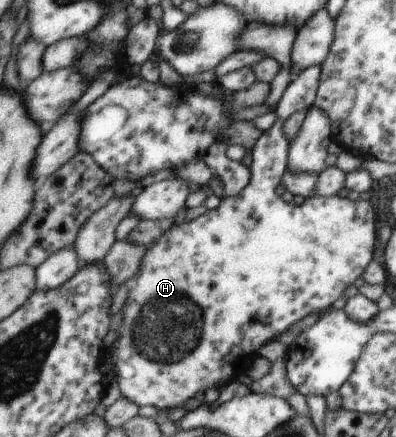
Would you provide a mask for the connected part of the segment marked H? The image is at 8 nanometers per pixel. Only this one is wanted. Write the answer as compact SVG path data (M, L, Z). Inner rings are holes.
M314 64L306 70L302 70L298 76L295 76L279 100L277 110L278 120L267 131L263 131L253 146L252 164L250 166L251 178L248 185L235 196L226 197L217 209L212 209L208 214L203 214L193 220L188 220L182 224L176 224L170 232L166 232L156 244L148 249L148 254L142 260L142 268L135 275L136 284L131 286L129 292L128 305L124 307L124 325L119 329L120 337L114 342L111 349L111 360L115 367L115 374L119 379L121 392L126 398L132 399L132 402L140 404L141 407L156 406L160 409L174 408L190 398L196 397L200 393L205 393L211 388L221 388L238 377L245 377L246 369L255 359L255 355L267 346L266 342L284 332L290 324L296 320L304 318L312 313L326 310L332 302L336 302L342 292L354 284L358 276L366 270L372 254L374 254L374 242L376 242L376 232L374 232L374 210L370 202L366 199L351 200L348 197L334 196L316 196L305 198L304 202L296 205L294 202L284 202L282 197L276 194L276 188L283 180L283 174L287 171L287 158L290 152L290 142L283 136L283 124L290 118L291 114L300 109L309 110L316 100L316 93L320 86L320 68L322 64Z

